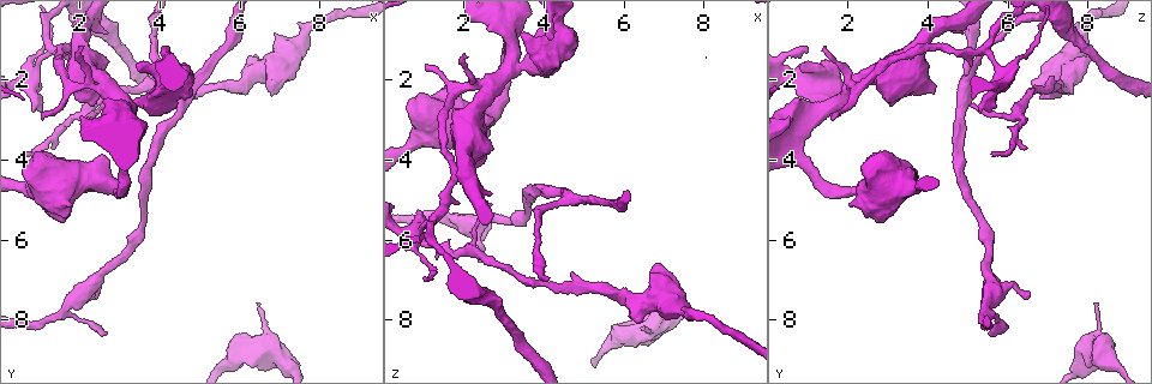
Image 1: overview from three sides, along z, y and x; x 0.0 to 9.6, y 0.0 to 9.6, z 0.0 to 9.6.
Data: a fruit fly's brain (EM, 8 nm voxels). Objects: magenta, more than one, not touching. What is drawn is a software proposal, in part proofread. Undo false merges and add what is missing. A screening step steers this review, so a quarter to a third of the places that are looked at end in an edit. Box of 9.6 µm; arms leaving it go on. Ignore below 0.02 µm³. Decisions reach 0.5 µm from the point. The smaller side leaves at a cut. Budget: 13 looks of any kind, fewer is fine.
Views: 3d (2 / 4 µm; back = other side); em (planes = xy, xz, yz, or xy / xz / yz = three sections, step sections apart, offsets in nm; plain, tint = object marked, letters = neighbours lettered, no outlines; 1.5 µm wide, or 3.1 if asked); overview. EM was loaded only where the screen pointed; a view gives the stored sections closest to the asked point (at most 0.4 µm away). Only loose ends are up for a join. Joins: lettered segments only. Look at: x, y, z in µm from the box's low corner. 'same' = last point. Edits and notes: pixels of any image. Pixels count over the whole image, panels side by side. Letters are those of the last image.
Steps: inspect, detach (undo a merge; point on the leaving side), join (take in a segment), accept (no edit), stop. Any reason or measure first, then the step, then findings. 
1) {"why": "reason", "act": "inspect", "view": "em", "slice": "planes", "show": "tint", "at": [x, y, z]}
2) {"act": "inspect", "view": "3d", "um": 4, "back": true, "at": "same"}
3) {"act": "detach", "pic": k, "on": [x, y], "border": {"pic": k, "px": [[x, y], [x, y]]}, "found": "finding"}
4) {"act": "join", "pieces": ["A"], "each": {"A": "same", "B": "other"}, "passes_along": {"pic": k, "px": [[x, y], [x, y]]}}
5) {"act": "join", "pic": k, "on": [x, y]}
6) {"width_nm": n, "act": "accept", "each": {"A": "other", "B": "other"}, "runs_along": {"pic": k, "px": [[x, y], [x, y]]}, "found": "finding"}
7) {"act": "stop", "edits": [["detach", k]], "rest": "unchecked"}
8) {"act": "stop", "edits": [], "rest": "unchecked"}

{"why": "thin end", "act": "inspect", "view": "3d", "um": 4, "back": true, "at": [2.55, 8.35, 5.55]}

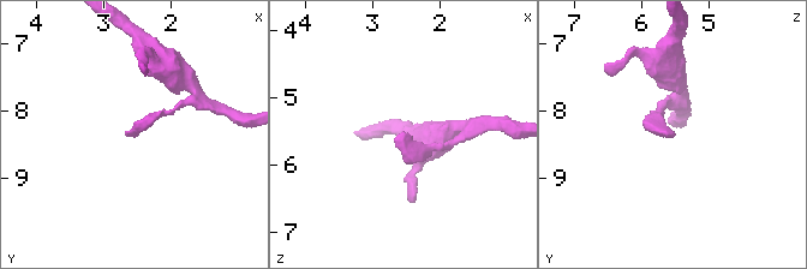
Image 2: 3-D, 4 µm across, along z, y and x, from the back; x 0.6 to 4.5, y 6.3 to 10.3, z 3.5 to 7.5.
{"act": "inspect", "view": "em", "slice": "planes", "show": "letters", "at": [2.50, 8.40, 5.55]}

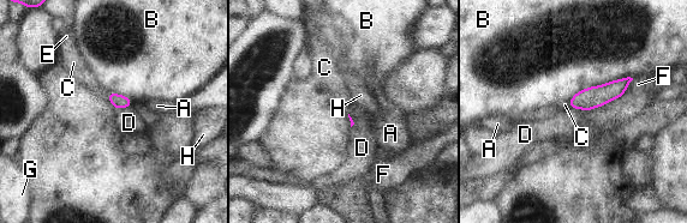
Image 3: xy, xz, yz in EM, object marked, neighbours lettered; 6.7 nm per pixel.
{"act": "accept", "each": {"A": "other", "B": "other", "C": "other", "D": "other", "E": "other", "F": "other", "G": "other", "H": "other"}, "runs_along": {"pic": 3, "px": [[626, 80], [614, 90], [572, 103]]}, "found": "no lettered segment goes on from it"}

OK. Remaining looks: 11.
{"why": "tapers out", "act": "inspect", "view": "em", "slice": "planes", "show": "letters", "at": [2.60, 2.65, 5.05]}

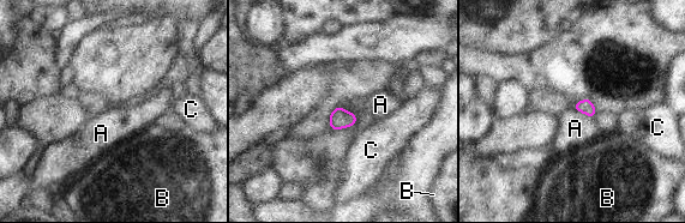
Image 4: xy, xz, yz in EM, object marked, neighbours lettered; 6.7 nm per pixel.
{"longest_contact_nm": ["A", 170], "act": "accept", "each": {"A": "other", "B": "other", "C": "other"}, "border": {"pic": 4, "px": [[571, 107], [593, 119]]}, "found": "none of them fits"}

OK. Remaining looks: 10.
{"why": "stops while still wide", "act": "inspect", "view": "3d", "um": 4, "back": true, "at": [3.45, 1.55, 0.90]}

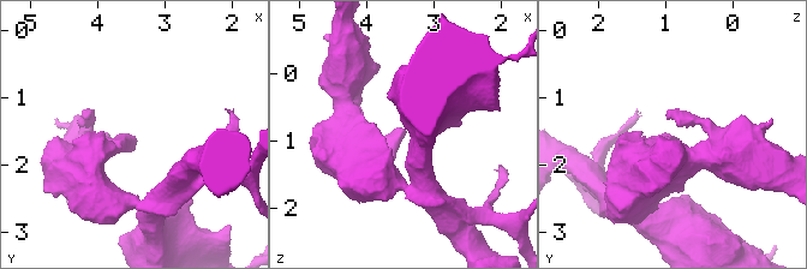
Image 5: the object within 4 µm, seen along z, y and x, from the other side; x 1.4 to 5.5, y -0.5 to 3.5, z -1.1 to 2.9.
{"act": "inspect", "view": "em", "slice": "planes", "show": "letters", "at": [3.45, 1.55, 0.85]}

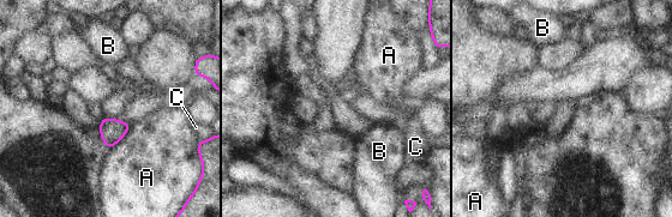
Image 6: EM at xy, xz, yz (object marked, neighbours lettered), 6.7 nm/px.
{"act": "accept", "each": {"A": "other", "B": "other", "C": "other"}, "border": {"pic": 6, "px": [[132, 125], [108, 149]]}, "found": "no lettered segment goes on from it"}

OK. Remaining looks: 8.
{"why": "branch stops here", "act": "inspect", "view": "3d", "um": 4, "back": true, "at": [1.80, 5.10, 2.05]}

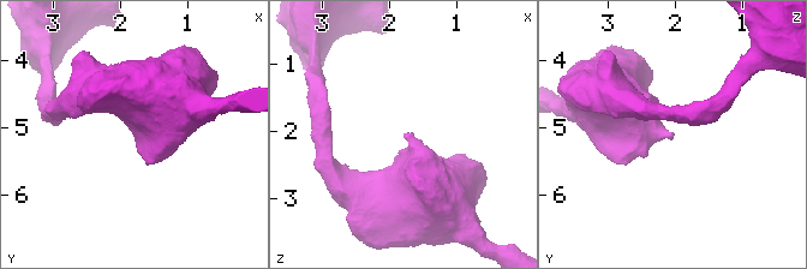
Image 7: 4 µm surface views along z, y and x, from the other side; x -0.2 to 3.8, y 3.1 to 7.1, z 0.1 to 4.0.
{"why": "now the EM", "act": "inspect", "view": "em", "slice": "yz", "step": 8, "show": "letters", "at": [1.75, 5.10, 2.05]}

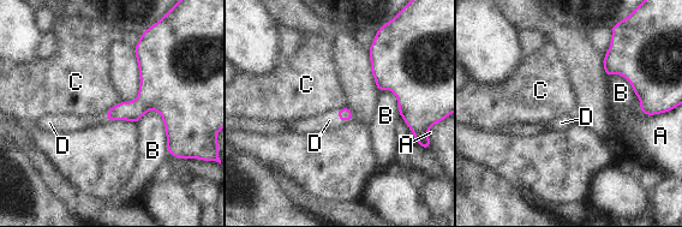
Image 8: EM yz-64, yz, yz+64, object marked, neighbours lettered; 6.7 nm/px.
{"act": "inspect", "view": "em", "slice": "planes", "show": "letters", "at": "same"}

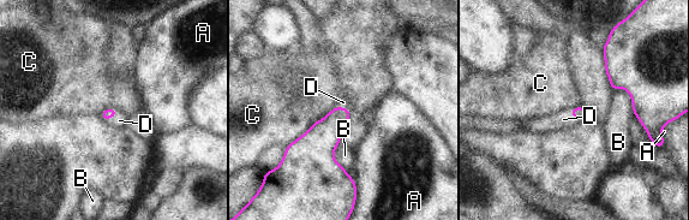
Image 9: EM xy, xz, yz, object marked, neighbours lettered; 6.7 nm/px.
{"act": "join", "pieces": ["D"], "each": {"A": "other", "B": "other", "C": "other", "D": "same"}, "passes_along": {"pic": 9, "px": [[579, 113], [576, 119], [563, 119]]}, "found": "it goes on there"}

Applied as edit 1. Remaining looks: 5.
{"act": "stop", "edits": [["join", 9]], "rest": "unchecked"}

